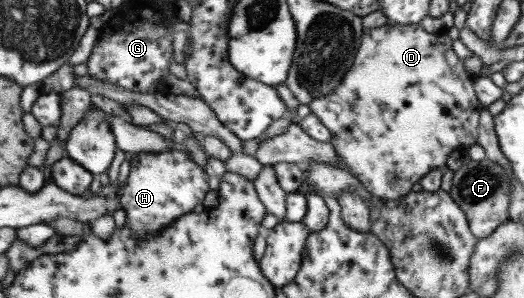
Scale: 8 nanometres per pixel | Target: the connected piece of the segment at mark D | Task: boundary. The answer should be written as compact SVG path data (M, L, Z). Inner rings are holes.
M390 23L383 27L374 29L365 29L362 45L358 50L354 60L353 68L344 76L344 79L338 84L338 87L329 93L326 97L322 96L309 103L311 113L315 113L322 123L326 124L328 129L333 133L333 139L330 141L337 149L337 152L344 158L350 172L355 173L356 178L360 179L363 186L370 193L383 200L399 200L401 197L407 196L412 192L412 185L420 183L424 177L431 172L435 172L436 168L446 168L446 161L450 157L452 151L464 152L468 147L472 147L474 143L478 143L478 125L480 125L480 113L484 109L483 103L477 94L476 85L474 85L474 77L468 73L466 75L466 67L464 61L454 53L452 42L455 38L454 33L429 33L421 23L402 25ZM398 115L406 115L412 117L414 123L398 123L396 117Z

